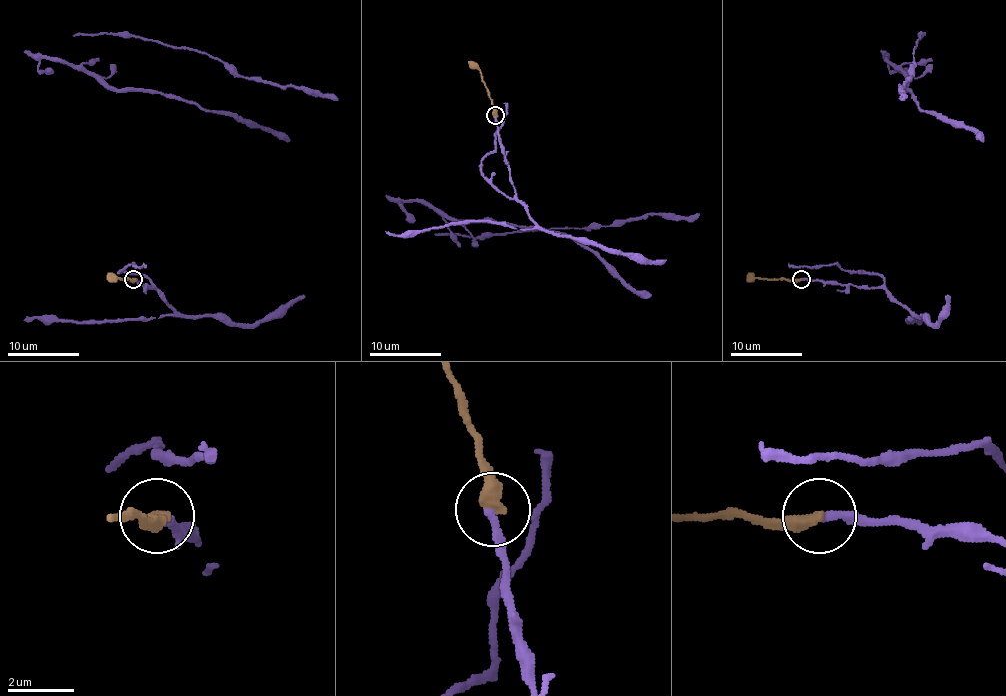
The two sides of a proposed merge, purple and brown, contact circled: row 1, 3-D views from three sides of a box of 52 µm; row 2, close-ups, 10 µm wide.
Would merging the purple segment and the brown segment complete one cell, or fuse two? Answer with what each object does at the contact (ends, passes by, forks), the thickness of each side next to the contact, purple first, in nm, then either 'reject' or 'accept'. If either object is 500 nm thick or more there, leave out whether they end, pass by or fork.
purple ends; brown ends; calibres 240 and 460 nm; accept

